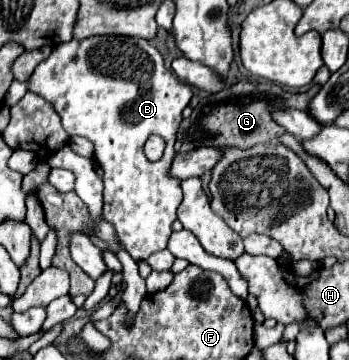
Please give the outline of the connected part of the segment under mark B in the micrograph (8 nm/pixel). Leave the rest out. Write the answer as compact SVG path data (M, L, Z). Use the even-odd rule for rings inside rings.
M95 35L87 39L71 39L67 43L55 45L49 59L37 65L29 77L29 91L37 93L45 101L53 103L59 113L65 131L73 137L85 137L95 145L95 159L103 169L105 183L105 205L103 217L115 229L119 245L133 257L133 261L143 261L149 255L163 251L171 237L171 225L177 219L177 207L181 203L179 179L169 177L169 165L175 157L175 133L181 123L181 113L189 105L193 91L187 83L179 81L163 65L163 55L141 37L123 35ZM149 135L159 135L165 141L165 153L159 161L149 161L143 153L143 145Z

